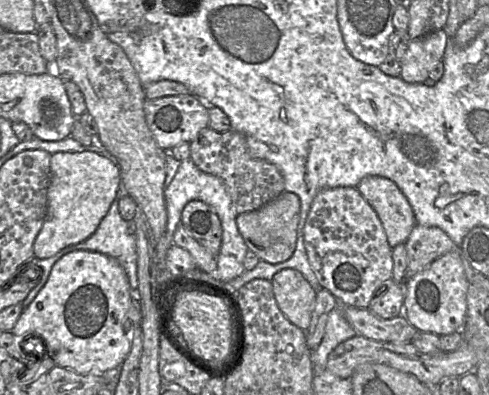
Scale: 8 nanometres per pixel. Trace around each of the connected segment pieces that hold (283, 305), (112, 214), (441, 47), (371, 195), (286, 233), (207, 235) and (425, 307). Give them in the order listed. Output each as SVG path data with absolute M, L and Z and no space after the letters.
M292 268L280 270L271 281L280 310L291 323L306 331L316 303L316 290L300 271Z
M119 192L114 201L112 202L109 211L104 216L104 218L101 220L98 228L96 231L85 241L68 246L62 250L60 250L57 254L50 258L46 259L36 259L36 264L41 269L41 278L39 280L39 283L34 287L27 297L22 302L22 305L26 308L29 304L32 303L32 301L35 299L35 297L38 295L40 290L44 287L45 283L48 280L49 274L51 272L51 269L53 265L65 254L70 253L75 250L87 250L87 251L95 251L102 254L105 254L107 256L110 256L114 259L116 259L120 265L125 270L125 273L129 280L129 285L131 289L134 291L137 290L138 286L138 278L137 278L137 246L136 246L136 237L135 234L133 234L130 230L129 224L126 220L124 220L120 213L119 213L119 200L122 196L122 192Z
M443 28L411 40L400 61L400 77L407 83L424 83L436 63L443 59L448 39Z
M369 175L357 187L377 212L390 246L406 243L417 221L410 202L398 185L387 177Z
M284 191L260 209L238 214L236 221L248 249L260 260L277 264L288 260L295 251L300 211L300 198L295 193Z
M200 200L186 204L181 215L186 230L214 256L218 256L222 243L222 225L214 208Z
M448 252L424 270L407 277L404 282L402 316L405 316L418 331L432 332L439 336L461 331L467 316L469 286L461 256Z

